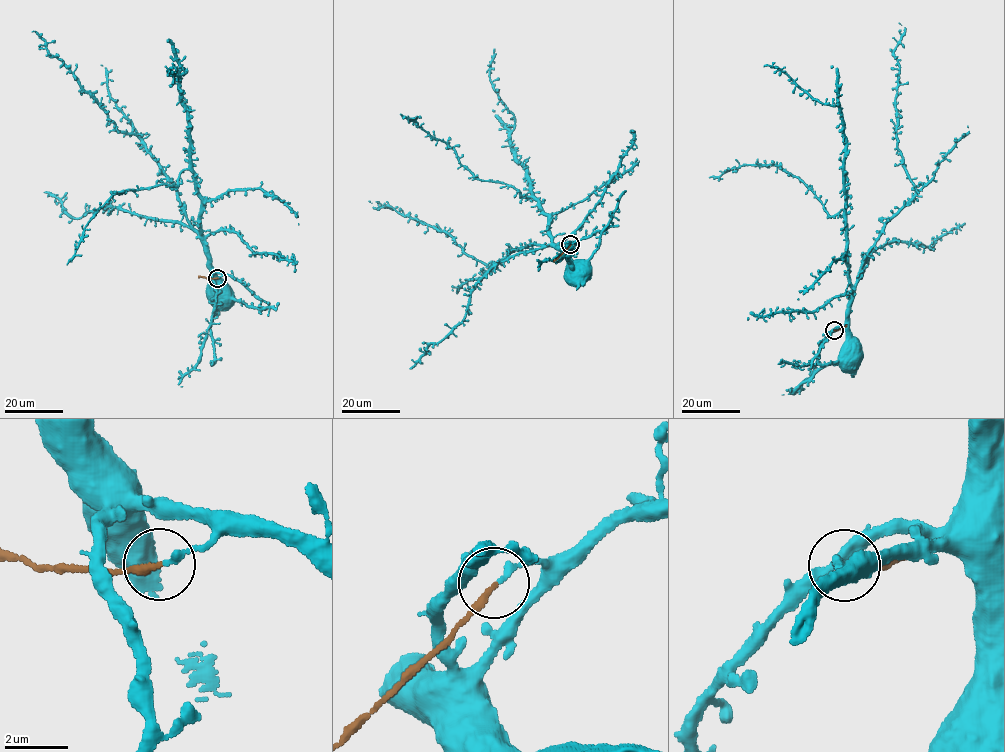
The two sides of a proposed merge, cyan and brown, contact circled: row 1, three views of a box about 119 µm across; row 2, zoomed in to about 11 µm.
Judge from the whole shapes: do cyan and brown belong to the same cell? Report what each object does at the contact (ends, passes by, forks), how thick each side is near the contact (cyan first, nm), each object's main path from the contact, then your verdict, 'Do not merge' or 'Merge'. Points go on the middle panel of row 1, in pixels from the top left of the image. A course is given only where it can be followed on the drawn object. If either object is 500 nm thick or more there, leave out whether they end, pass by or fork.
At the ring cyan ends. At the ring brown ends. Thickness 200 nm (cyan) against 220 nm. Course of cyan: (571, 244), (575, 246), (565, 253), (550, 244), (531, 244), (491, 267), (468, 256), (450, 234), (368, 201). Course of brown: (570, 244), (553, 261). Do not merge

